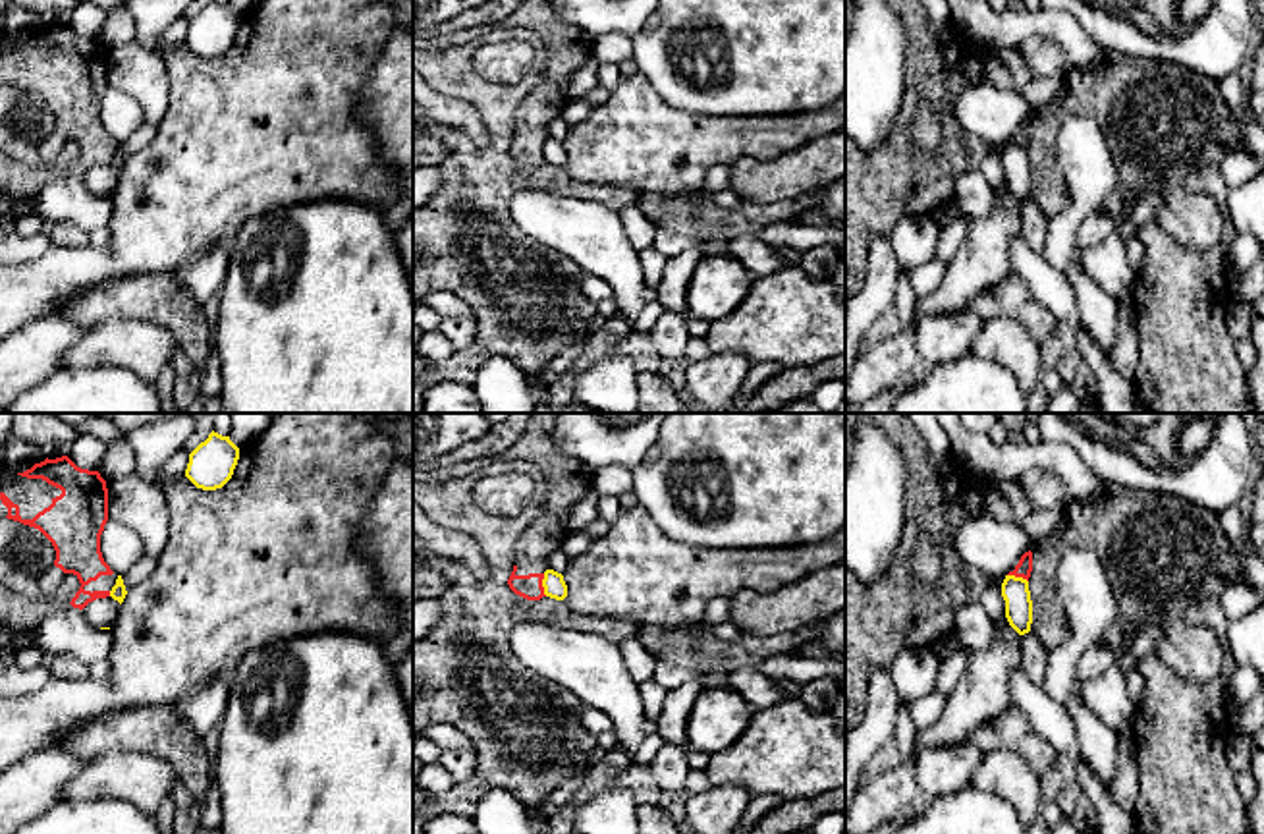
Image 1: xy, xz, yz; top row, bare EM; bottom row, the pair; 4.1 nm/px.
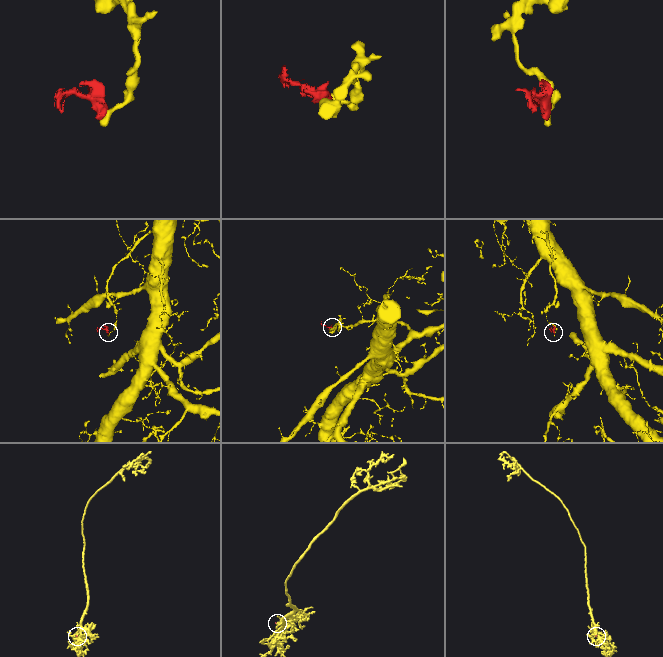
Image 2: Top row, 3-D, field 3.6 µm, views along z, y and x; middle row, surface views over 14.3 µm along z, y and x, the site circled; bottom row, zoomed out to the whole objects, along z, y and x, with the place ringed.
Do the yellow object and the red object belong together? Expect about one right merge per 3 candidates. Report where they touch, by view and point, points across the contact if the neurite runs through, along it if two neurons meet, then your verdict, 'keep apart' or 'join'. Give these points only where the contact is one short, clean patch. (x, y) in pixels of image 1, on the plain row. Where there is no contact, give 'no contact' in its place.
meets yellow in xz at (543, 153); border along xz (543, 141), (543, 159), (547, 163); keep apart

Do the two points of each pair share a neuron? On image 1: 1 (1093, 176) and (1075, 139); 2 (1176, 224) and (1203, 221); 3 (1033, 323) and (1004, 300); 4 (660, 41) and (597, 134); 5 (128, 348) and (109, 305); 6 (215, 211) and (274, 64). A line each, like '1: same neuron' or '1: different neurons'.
1: same neuron
2: same neuron
3: same neuron
4: different neurons
5: different neurons
6: same neuron

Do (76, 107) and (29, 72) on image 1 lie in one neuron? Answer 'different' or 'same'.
same

